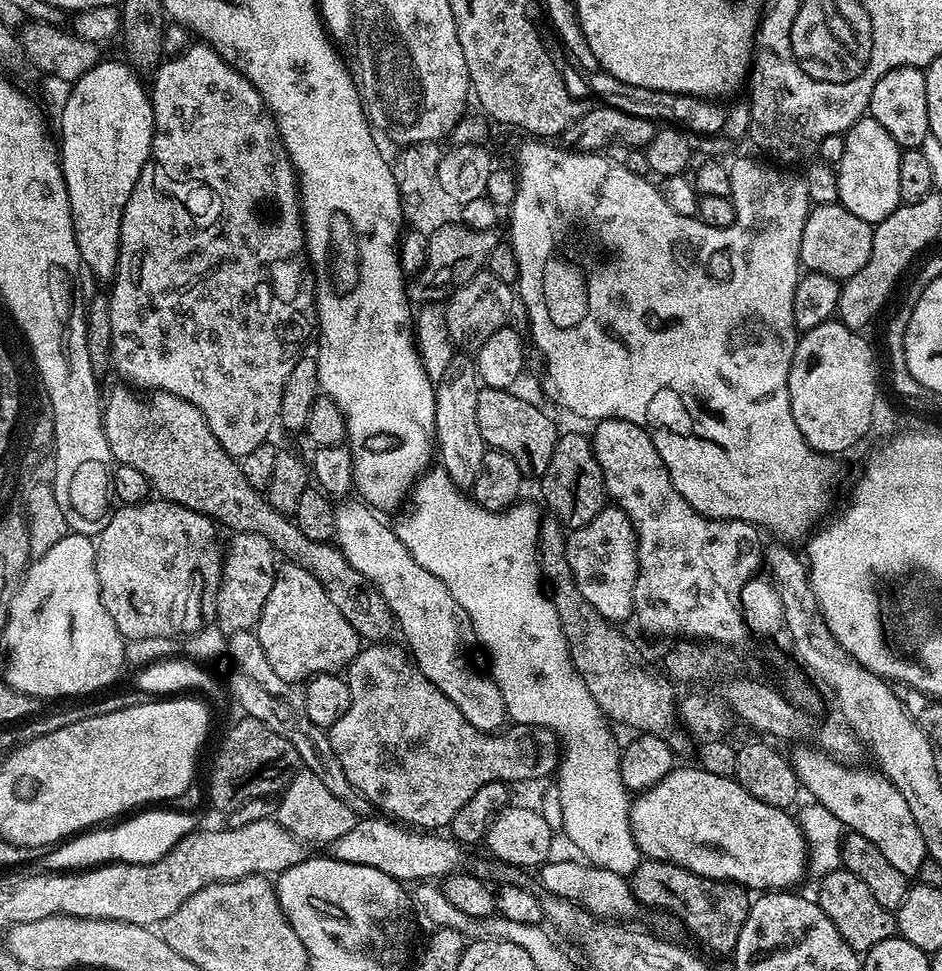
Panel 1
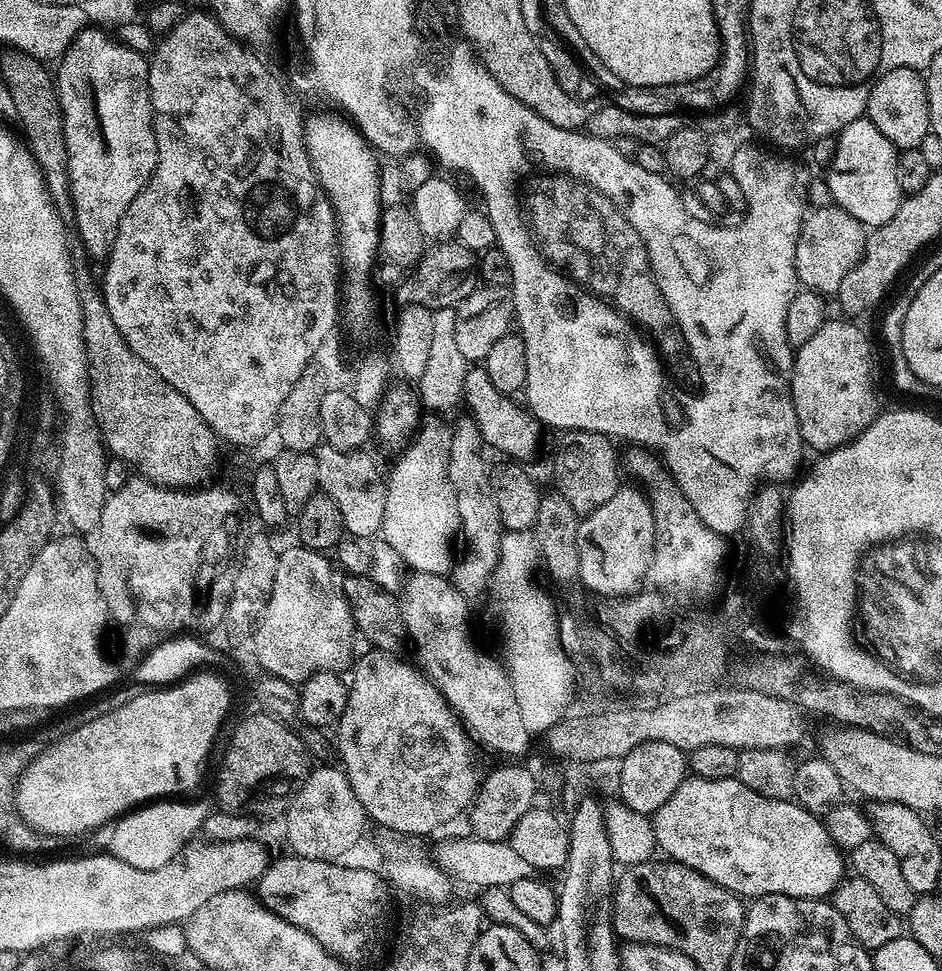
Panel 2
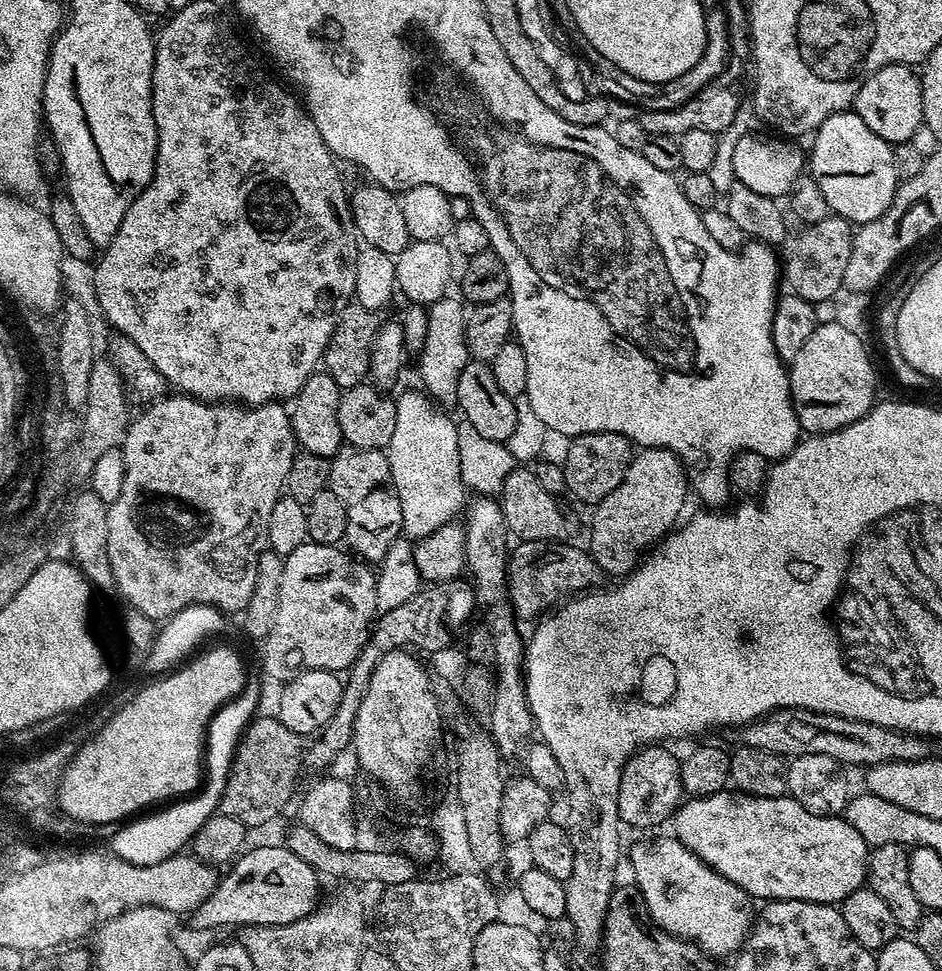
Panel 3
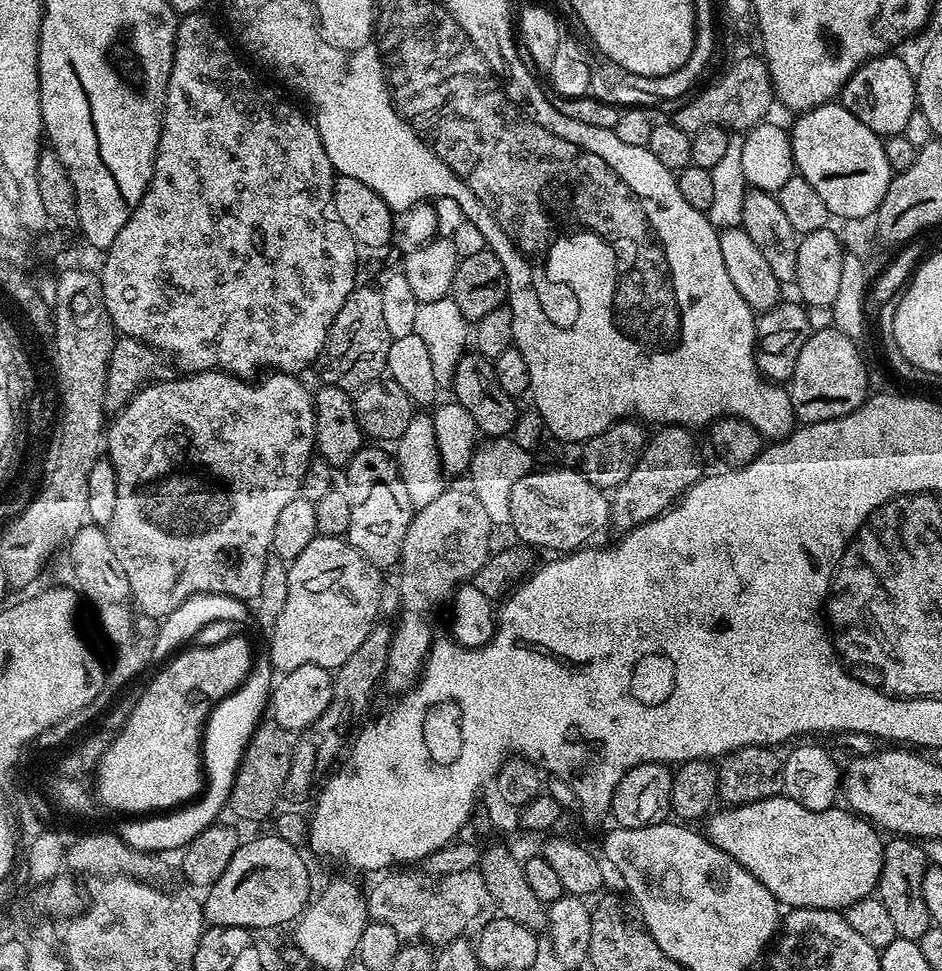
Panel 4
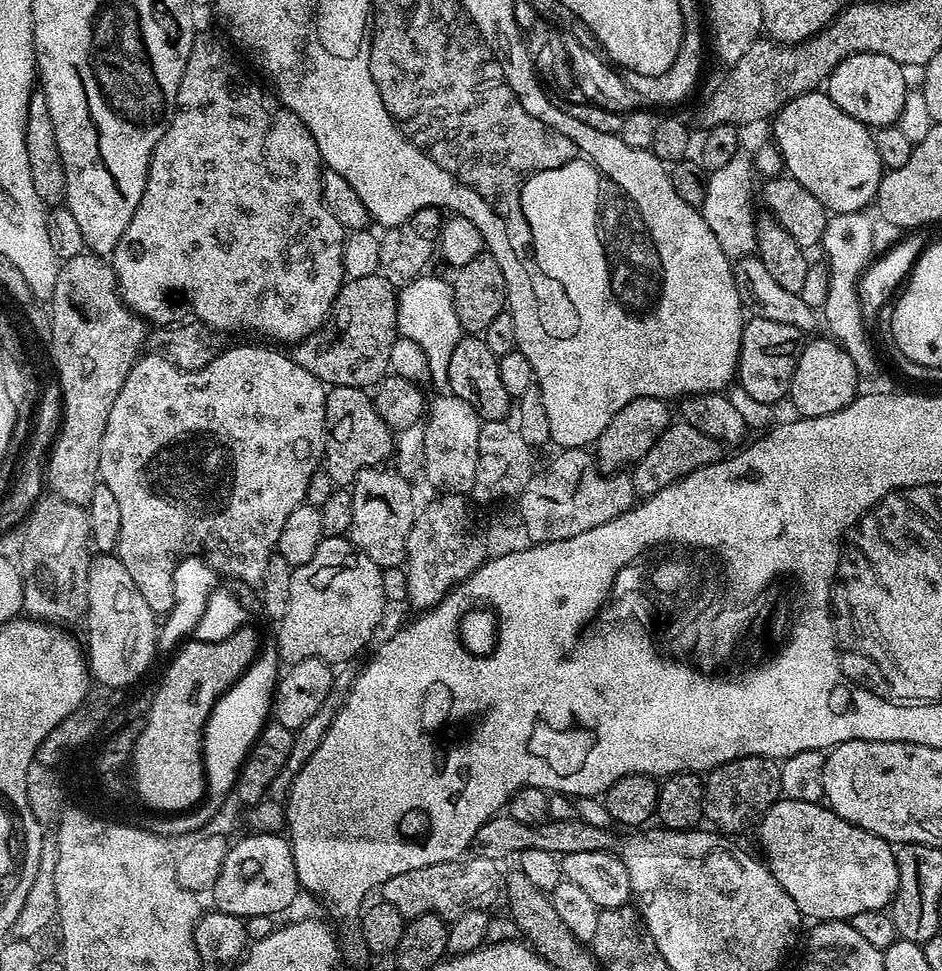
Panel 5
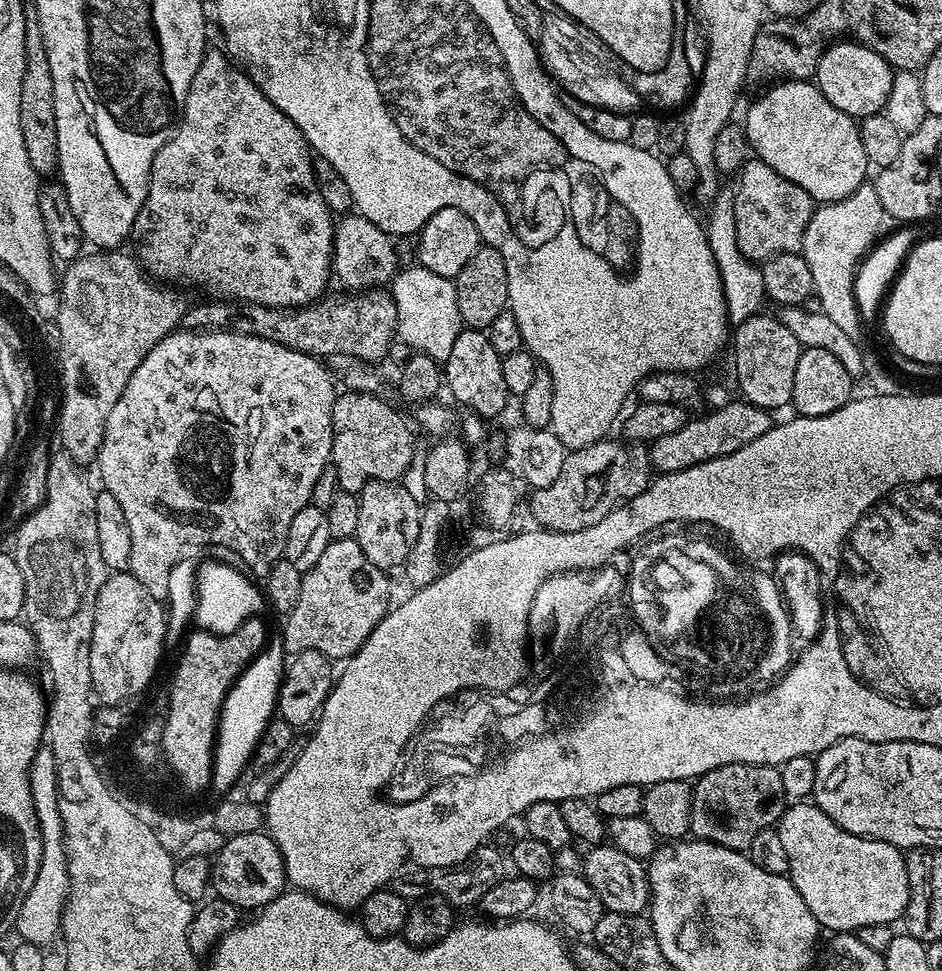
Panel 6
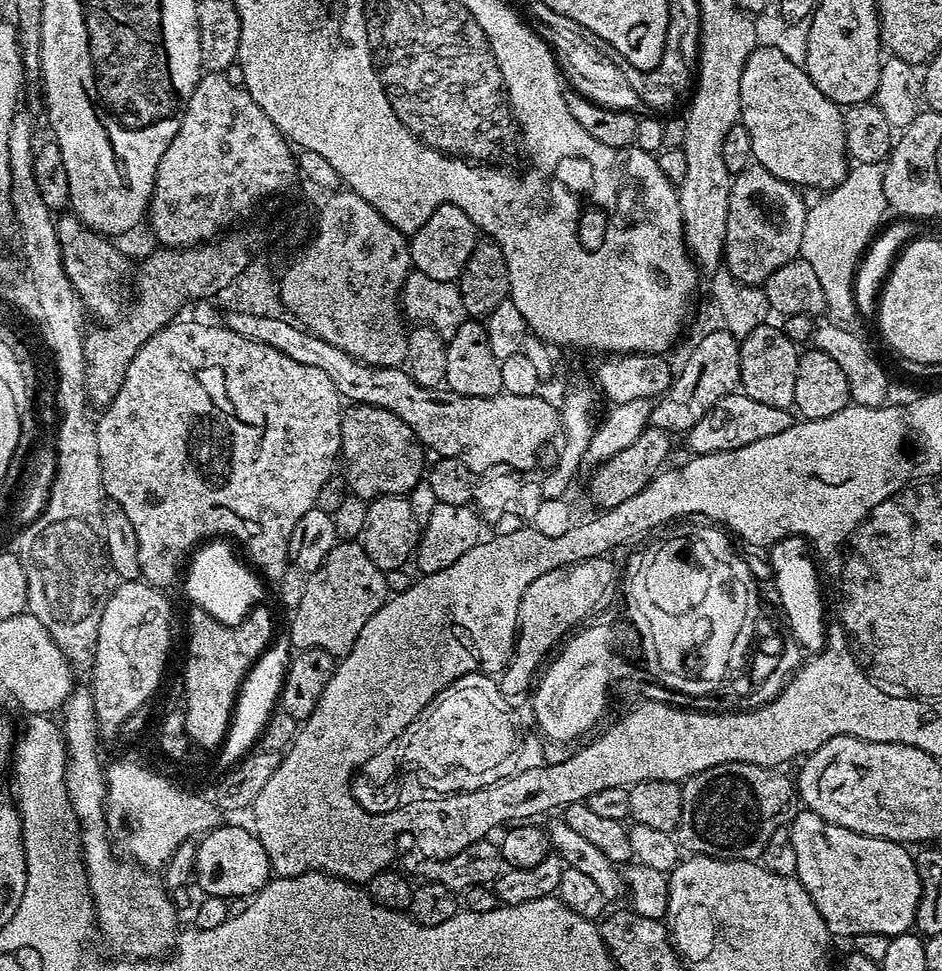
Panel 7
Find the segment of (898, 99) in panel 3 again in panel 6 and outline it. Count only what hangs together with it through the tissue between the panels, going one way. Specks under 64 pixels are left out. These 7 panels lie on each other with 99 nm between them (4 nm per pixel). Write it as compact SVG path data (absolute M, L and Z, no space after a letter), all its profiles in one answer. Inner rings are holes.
M833 42L818 62L814 83L826 99L838 106L838 110L853 118L863 118L883 113L893 75L892 65L865 44Z

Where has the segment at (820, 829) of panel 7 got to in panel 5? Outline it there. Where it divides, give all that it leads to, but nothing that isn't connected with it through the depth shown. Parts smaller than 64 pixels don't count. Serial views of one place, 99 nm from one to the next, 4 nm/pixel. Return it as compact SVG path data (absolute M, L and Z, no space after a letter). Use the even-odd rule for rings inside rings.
M781 798L771 804L760 817L760 844L764 847L768 869L778 878L778 886L794 898L801 917L809 921L846 920L866 910L885 910L891 905L898 890L898 862L893 845L870 834L842 818L823 803L794 801Z

